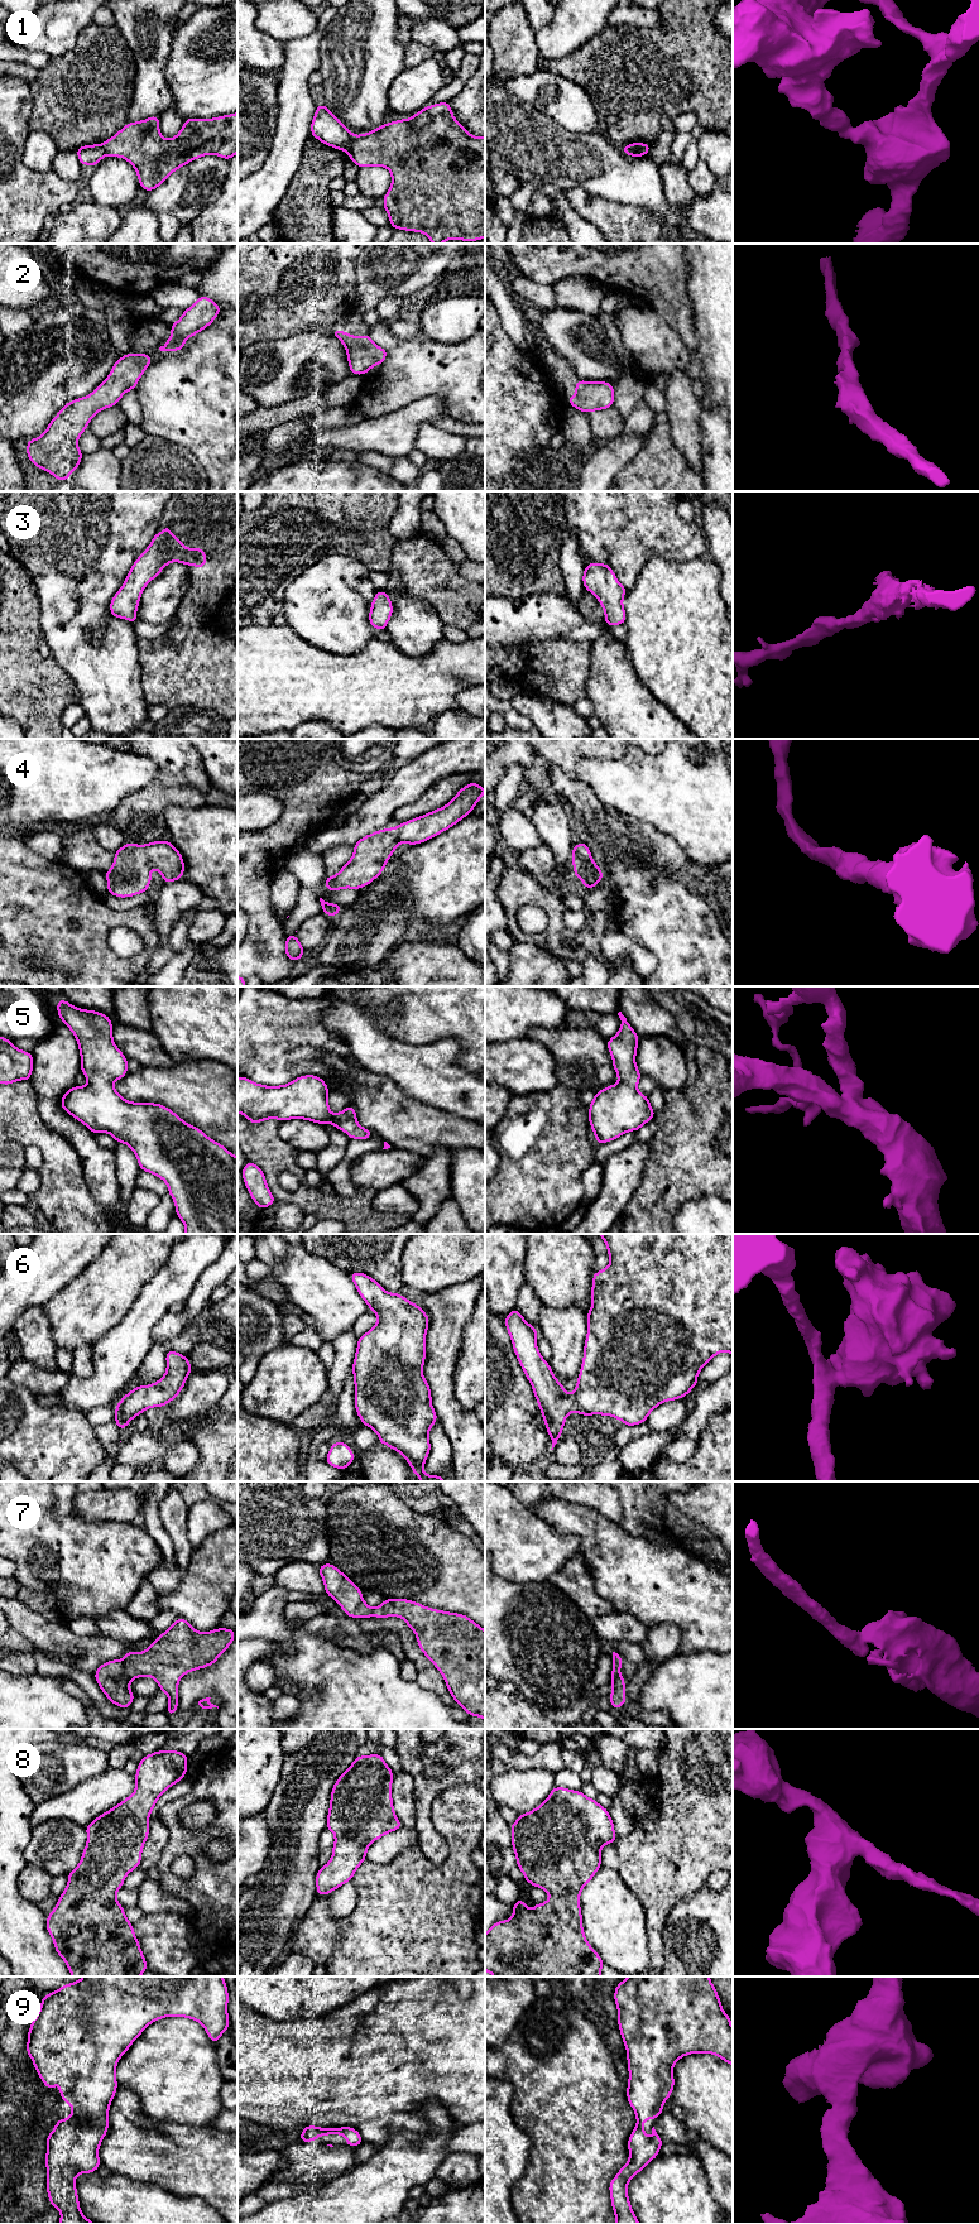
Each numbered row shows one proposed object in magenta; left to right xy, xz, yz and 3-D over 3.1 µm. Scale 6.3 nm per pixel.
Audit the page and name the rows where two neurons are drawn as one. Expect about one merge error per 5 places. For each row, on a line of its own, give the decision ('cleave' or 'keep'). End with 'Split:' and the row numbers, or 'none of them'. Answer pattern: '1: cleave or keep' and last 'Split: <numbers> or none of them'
1: cleave
2: keep
3: keep
4: keep
5: keep
6: keep
7: cleave
8: keep
9: keep
Split: 1, 7

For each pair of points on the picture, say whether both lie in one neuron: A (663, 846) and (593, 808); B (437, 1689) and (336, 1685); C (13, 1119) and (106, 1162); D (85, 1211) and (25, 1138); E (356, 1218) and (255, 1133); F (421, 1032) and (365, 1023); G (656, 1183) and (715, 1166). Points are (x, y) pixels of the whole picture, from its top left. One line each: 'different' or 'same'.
A: same
B: different
C: different
D: same
E: same
F: different
G: same

